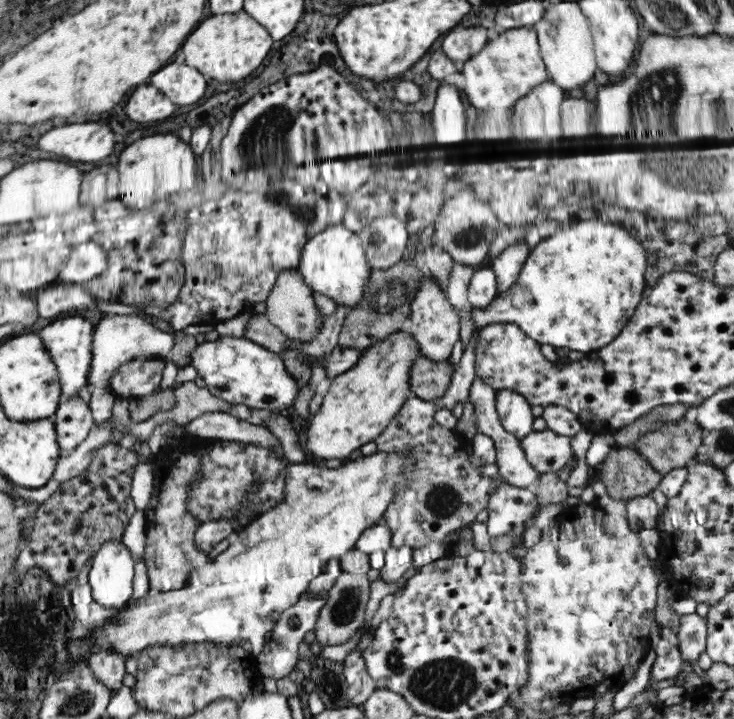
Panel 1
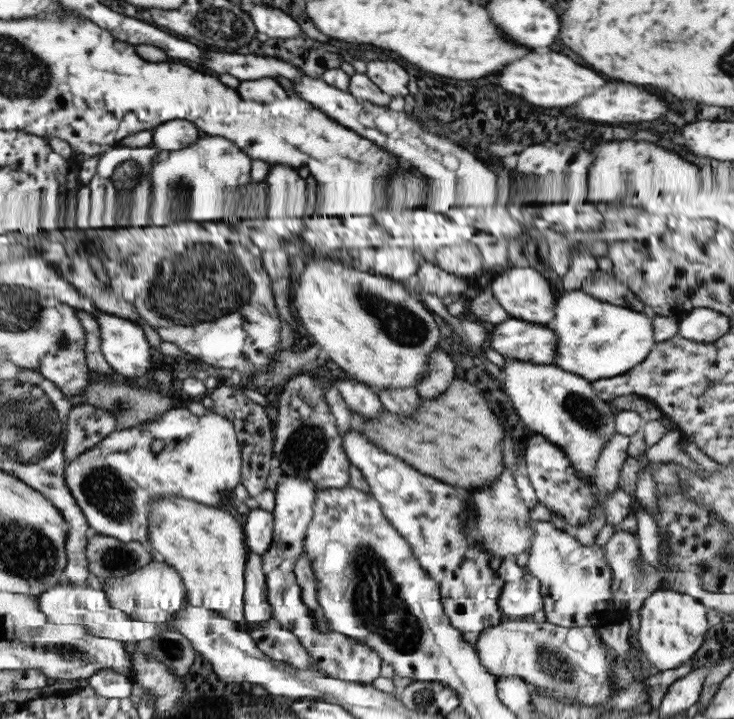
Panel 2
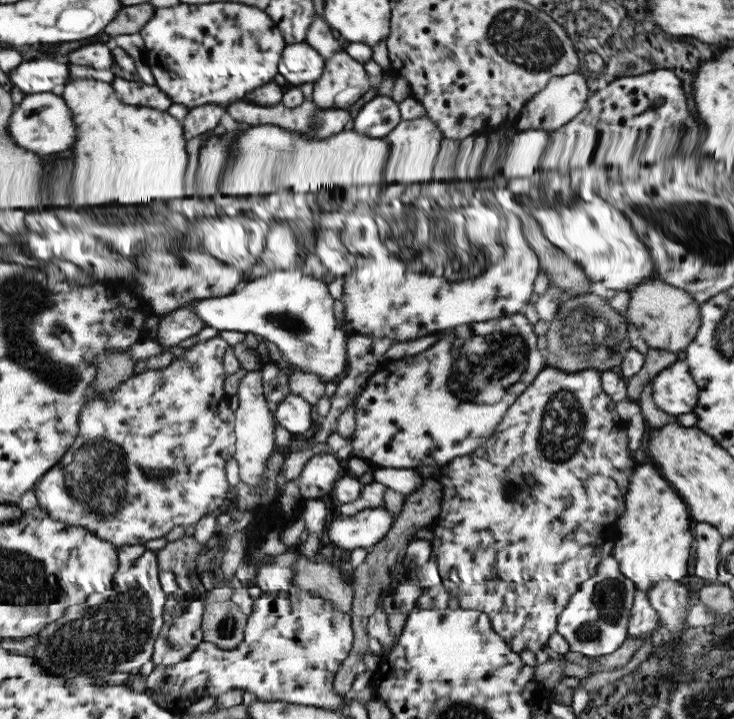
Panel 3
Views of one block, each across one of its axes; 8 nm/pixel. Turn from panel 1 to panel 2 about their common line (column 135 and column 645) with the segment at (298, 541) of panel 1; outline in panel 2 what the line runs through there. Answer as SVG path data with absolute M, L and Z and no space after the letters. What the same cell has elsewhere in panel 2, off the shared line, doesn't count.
M661 581L660 587L643 600L638 609L640 624L637 641L644 657L658 671L672 670L690 663L708 630L706 609L691 596L672 592L664 584Z

